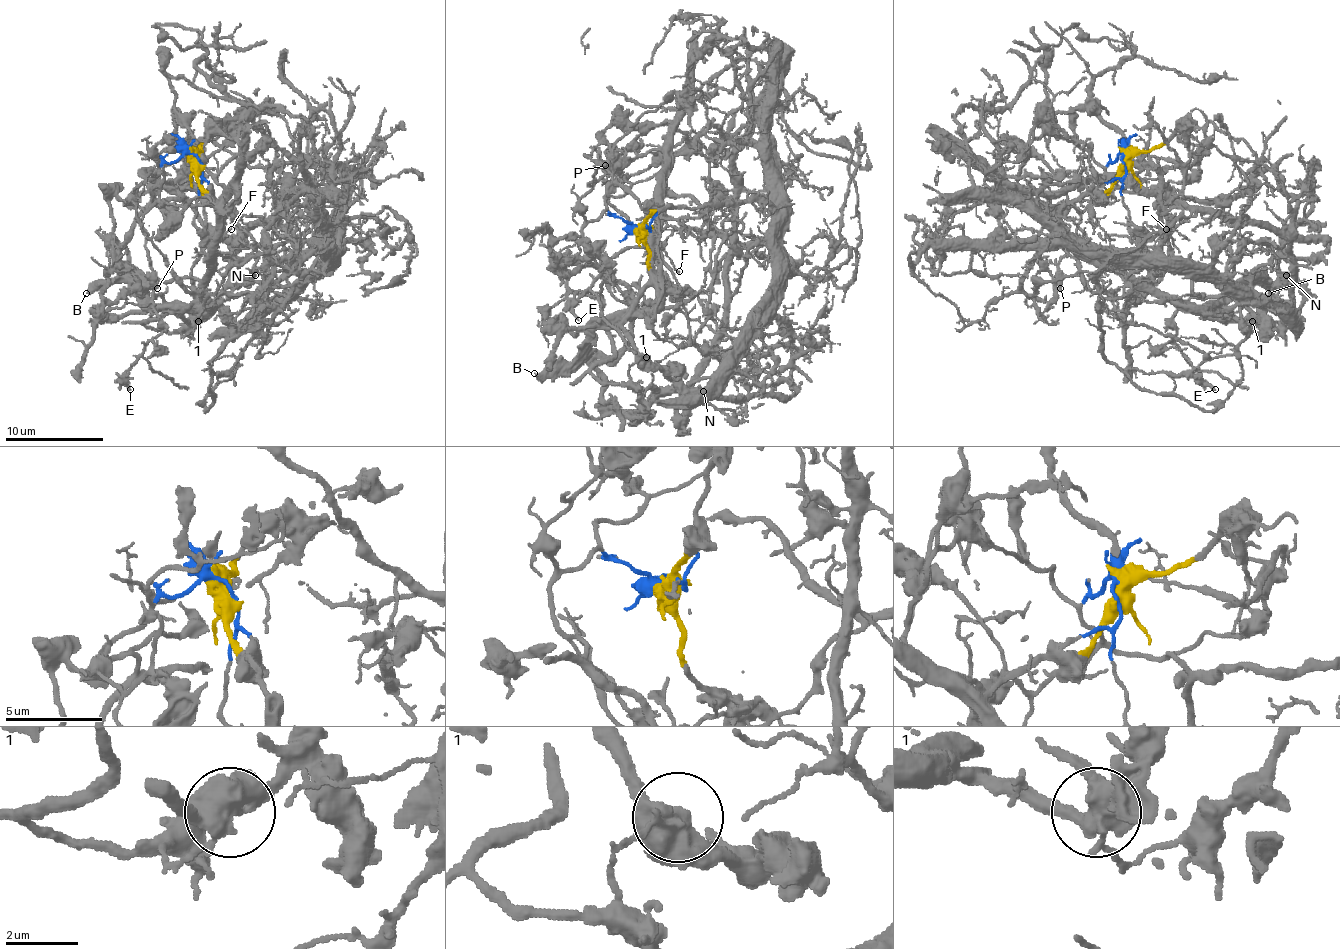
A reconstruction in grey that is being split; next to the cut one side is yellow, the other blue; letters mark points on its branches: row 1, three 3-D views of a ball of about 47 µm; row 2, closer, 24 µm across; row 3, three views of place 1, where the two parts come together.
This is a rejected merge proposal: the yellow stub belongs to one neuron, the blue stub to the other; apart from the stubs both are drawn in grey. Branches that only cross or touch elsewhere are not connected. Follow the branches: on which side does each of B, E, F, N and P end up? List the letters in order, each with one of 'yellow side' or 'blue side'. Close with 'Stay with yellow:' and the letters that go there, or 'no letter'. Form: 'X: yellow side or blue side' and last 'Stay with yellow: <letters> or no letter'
B: yellow side
E: blue side
F: blue side
N: yellow side
P: blue side
Stay with yellow: B, N

